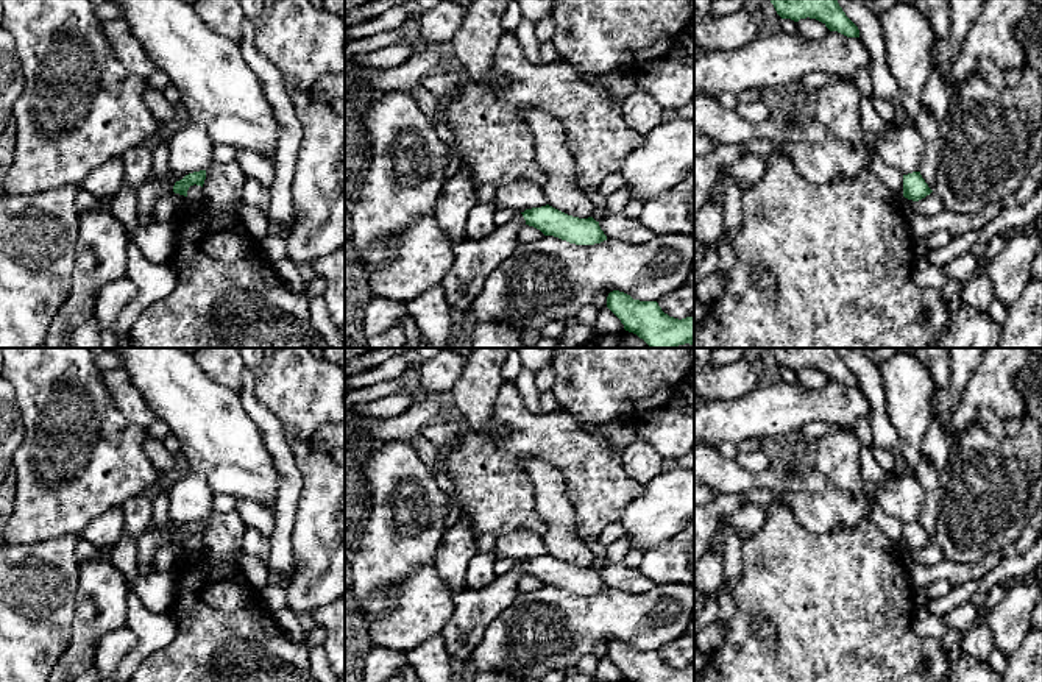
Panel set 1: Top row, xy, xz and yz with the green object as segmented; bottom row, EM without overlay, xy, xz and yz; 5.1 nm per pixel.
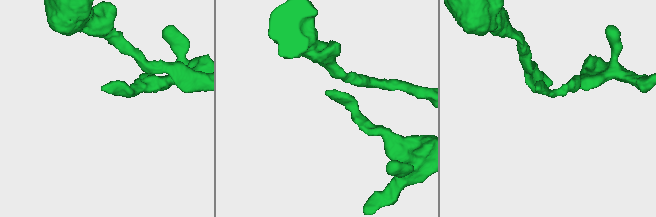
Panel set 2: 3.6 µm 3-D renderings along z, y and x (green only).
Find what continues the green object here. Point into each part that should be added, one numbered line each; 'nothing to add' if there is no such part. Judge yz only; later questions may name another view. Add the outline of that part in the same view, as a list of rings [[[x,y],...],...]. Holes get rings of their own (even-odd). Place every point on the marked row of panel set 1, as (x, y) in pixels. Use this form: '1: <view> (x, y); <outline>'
nothing to add

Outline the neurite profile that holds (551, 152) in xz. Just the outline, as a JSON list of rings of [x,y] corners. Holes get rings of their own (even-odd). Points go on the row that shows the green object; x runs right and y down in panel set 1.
[[[538,109],[524,112],[535,139],[535,159],[546,173],[543,187],[548,204],[579,218],[588,218],[594,206],[574,181],[574,159],[566,147],[562,123]]]

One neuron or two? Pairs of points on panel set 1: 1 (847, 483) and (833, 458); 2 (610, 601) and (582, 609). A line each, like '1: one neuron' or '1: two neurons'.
1: one neuron
2: one neuron

